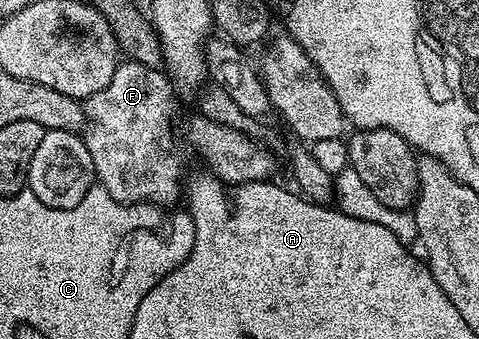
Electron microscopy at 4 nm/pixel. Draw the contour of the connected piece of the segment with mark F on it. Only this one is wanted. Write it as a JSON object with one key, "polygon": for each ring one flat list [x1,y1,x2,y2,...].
{"polygon":[[124,61,119,64,114,73,114,77,110,81,110,85,106,85,106,89,102,89,98,93,94,93,84,103,84,113,86,116,86,130,83,132,82,138,90,149,90,157,94,157,94,169,96,170,96,178,99,186,105,187,106,190,114,197,114,201,119,203,155,203,157,205,172,205,176,198,182,195,182,179,180,183,180,159,176,156,176,139,172,136,172,114,176,111,176,95,174,84,163,70,147,67,135,61]]}

